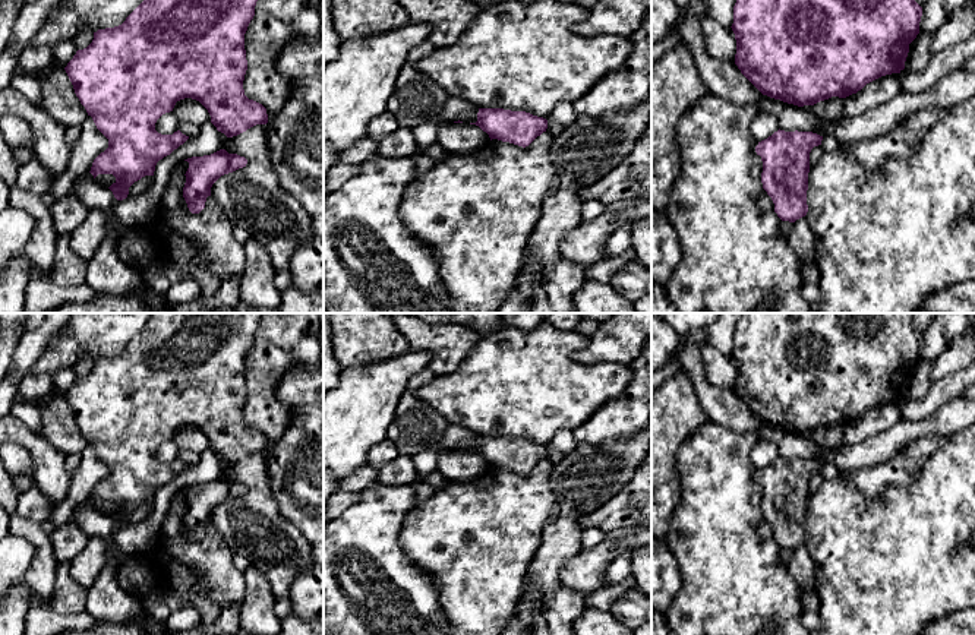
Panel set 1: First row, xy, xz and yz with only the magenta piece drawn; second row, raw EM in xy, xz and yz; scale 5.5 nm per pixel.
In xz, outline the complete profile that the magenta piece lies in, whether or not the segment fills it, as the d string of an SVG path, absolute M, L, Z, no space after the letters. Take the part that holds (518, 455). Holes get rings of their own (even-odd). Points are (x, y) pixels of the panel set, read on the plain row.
M479 436L477 449L470 451L479 454L492 467L509 470L518 474L528 474L537 464L548 456L548 448L543 445L533 443L526 439L511 439L504 436Z

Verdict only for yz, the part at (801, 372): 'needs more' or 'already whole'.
already whole

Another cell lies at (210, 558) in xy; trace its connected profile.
M187 489L173 496L155 547L142 556L157 574L158 587L167 585L167 563L171 559L202 578L193 591L182 597L183 607L193 606L196 597L208 597L221 607L240 603L244 594L244 574L237 568L233 552L217 528L208 524L199 541L192 541L187 536L183 525L187 496Z

